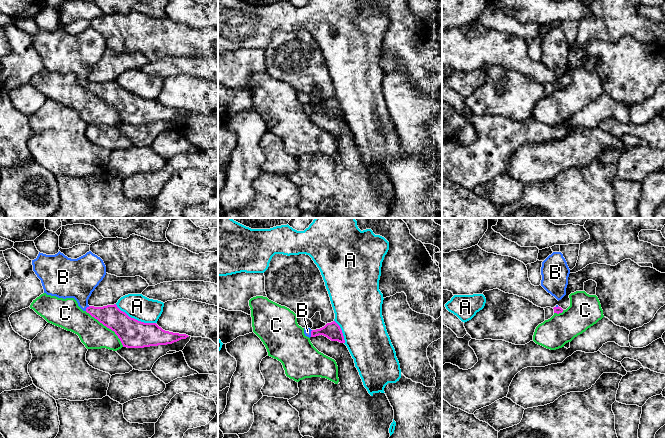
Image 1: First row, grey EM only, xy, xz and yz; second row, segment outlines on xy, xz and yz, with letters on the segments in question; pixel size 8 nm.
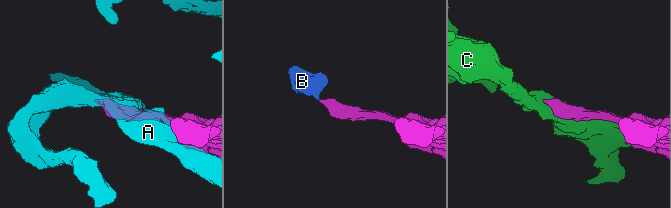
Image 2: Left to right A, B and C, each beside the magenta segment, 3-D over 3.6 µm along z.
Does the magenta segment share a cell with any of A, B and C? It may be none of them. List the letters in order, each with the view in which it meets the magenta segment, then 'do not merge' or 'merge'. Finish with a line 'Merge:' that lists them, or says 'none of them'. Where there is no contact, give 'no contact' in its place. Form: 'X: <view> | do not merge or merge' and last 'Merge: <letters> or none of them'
A: xy | do not merge
B: xy | merge
C: xy | do not merge
Merge: B

